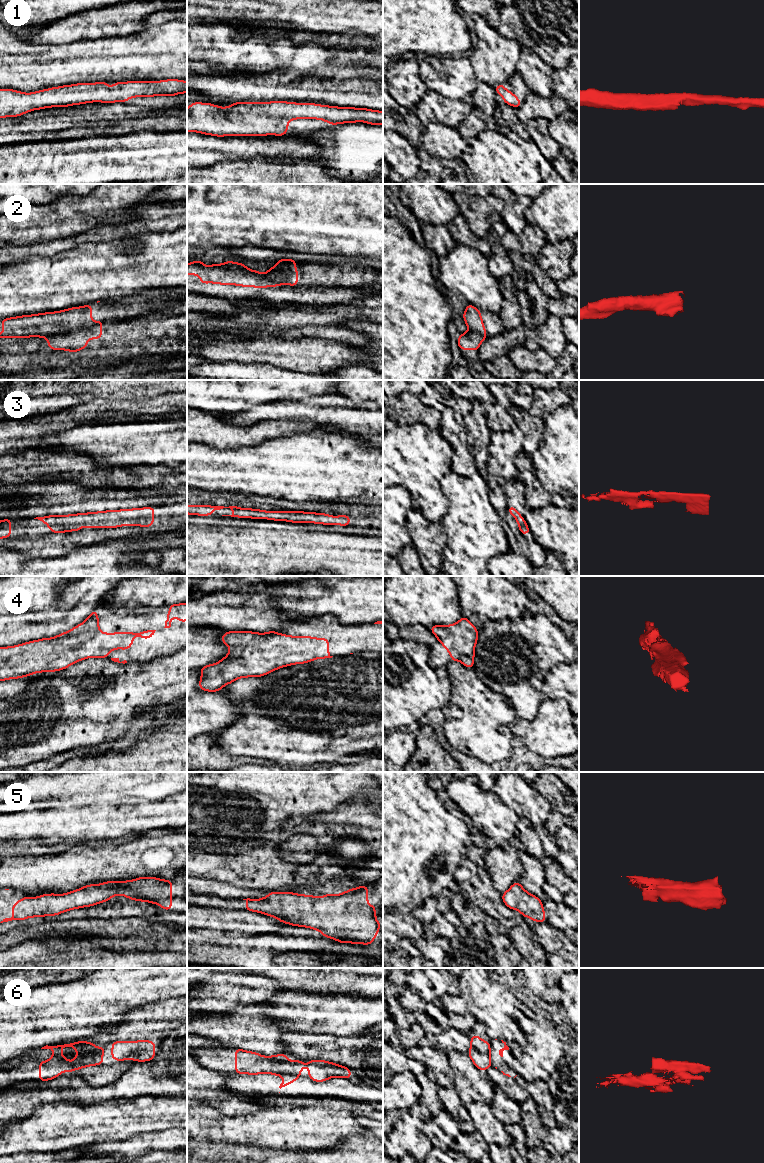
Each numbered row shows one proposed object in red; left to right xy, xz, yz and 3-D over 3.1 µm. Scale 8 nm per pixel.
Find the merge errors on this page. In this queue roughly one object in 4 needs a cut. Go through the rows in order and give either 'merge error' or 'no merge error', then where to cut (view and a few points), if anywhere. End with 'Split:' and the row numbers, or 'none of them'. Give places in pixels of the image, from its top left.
1: no merge error; cut none
2: merge error; cut xy (102, 321), (89, 328), (76, 329), (46, 337)
3: no merge error; cut none
4: no merge error; cut none
5: no merge error; cut none
6: merge error; cut xy (72, 1043), (80, 1056), (86, 1056), (96, 1050)
Split: 2, 6

